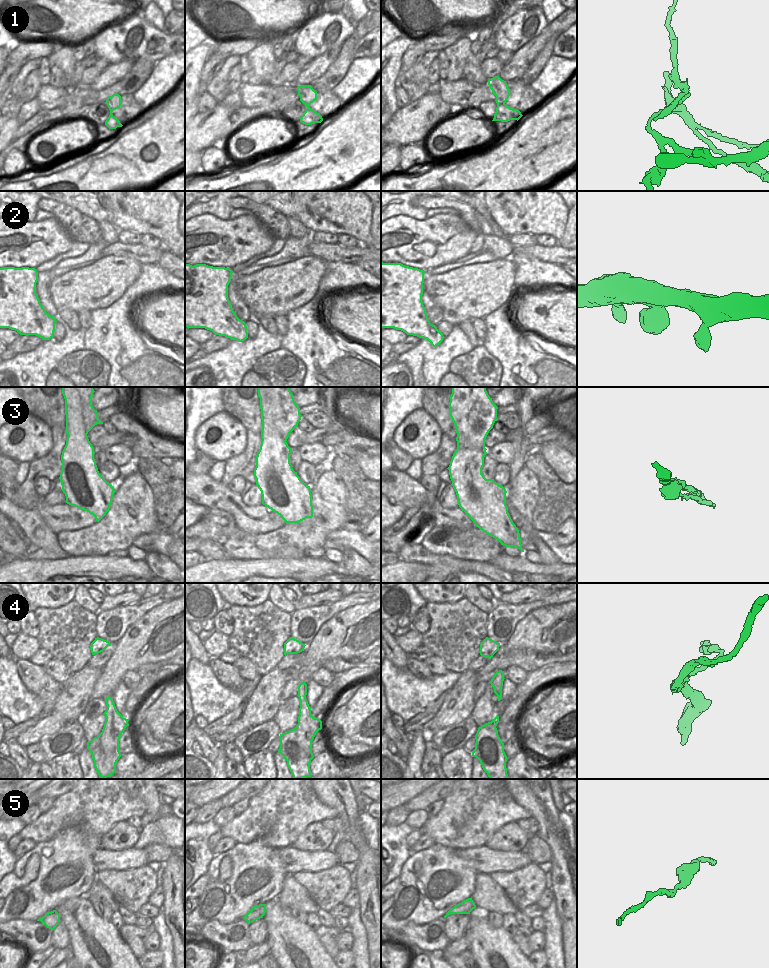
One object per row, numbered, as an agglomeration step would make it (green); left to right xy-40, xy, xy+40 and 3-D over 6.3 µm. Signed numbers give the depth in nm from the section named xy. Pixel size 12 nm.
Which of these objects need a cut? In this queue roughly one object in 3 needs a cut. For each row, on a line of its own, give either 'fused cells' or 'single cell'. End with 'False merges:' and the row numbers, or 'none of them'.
1: fused cells
2: single cell
3: fused cells
4: fused cells
5: single cell
False merges: 1, 3, 4

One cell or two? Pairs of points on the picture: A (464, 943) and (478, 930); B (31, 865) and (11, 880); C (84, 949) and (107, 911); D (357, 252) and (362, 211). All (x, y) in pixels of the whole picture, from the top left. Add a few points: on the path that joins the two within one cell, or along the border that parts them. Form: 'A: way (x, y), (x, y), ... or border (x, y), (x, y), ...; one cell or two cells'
A: border (467, 929), (473, 934), (468, 948); two cells
B: way (31, 872), (23, 880), (18, 880); one cell
C: border (89, 899), (94, 910), (100, 916), (110, 921); two cells
D: border (360, 243), (370, 247); two cells

